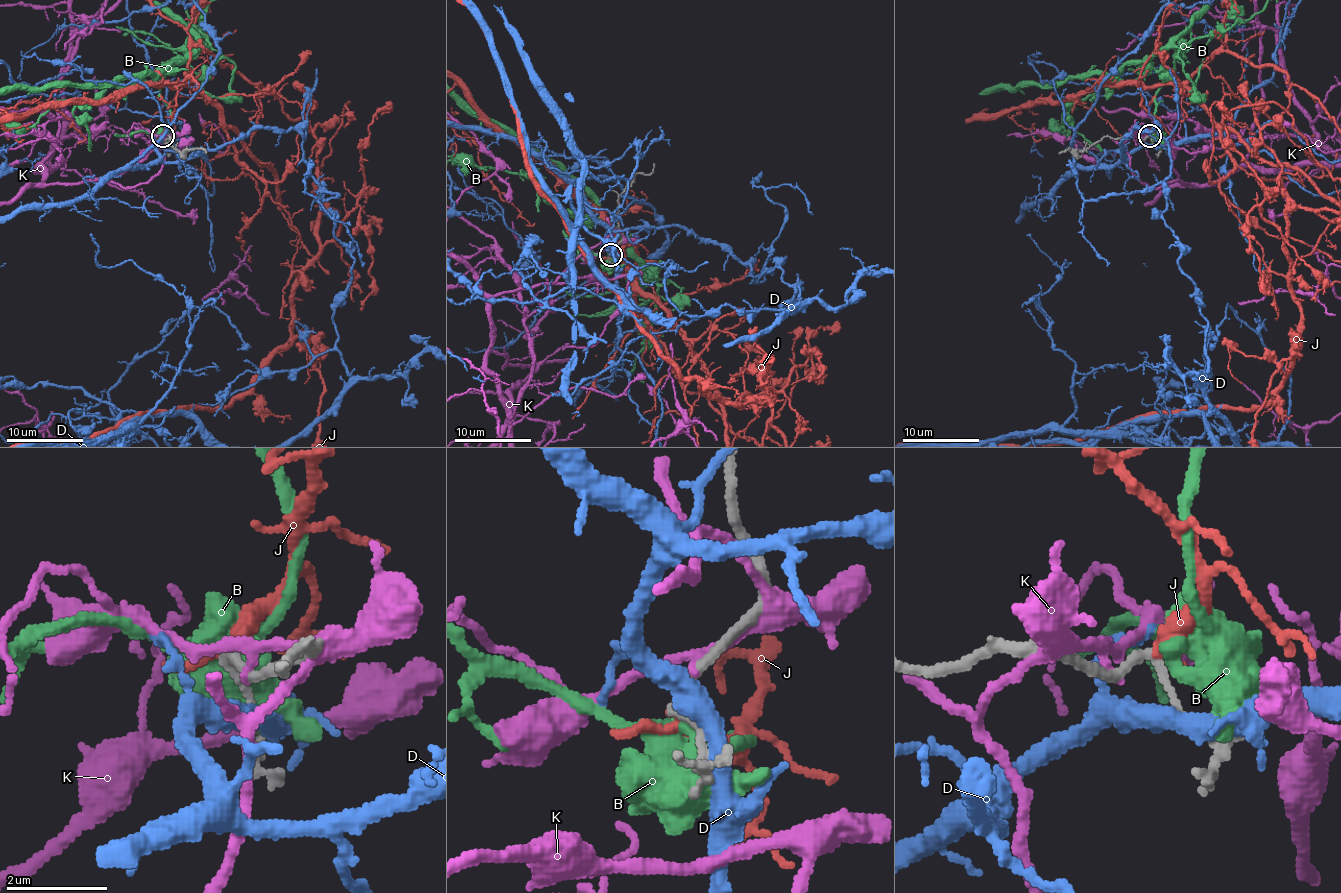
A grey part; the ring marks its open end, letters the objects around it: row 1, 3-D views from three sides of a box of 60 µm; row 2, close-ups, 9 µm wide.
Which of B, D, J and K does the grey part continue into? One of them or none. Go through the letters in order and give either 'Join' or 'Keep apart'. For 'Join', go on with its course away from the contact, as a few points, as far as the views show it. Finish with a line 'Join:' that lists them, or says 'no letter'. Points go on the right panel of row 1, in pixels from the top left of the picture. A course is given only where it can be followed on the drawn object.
B: Keep apart
D: Keep apart
J: Join
K: Keep apart
Join: J

